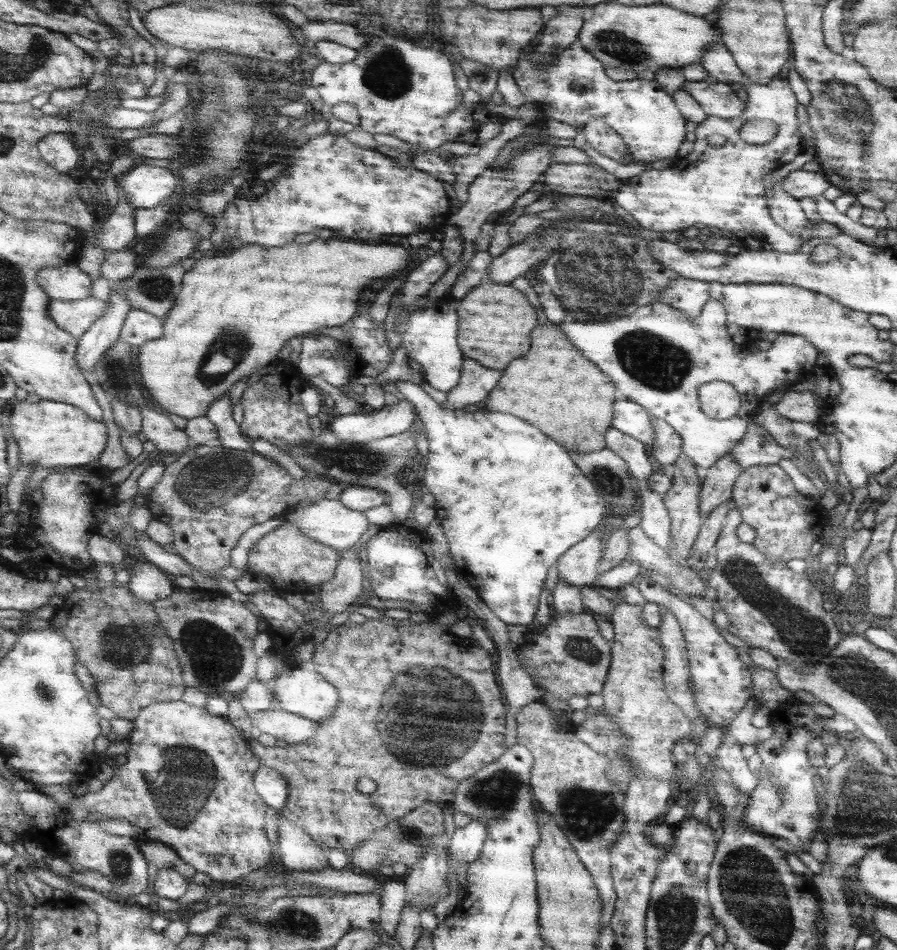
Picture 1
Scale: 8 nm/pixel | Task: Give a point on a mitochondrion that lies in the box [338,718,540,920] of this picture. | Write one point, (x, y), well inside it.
(498, 792)

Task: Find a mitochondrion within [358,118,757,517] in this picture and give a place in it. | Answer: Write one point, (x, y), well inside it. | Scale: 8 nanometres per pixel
(618, 275)

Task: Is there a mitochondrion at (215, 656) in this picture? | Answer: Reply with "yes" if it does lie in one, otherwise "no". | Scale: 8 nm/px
yes

